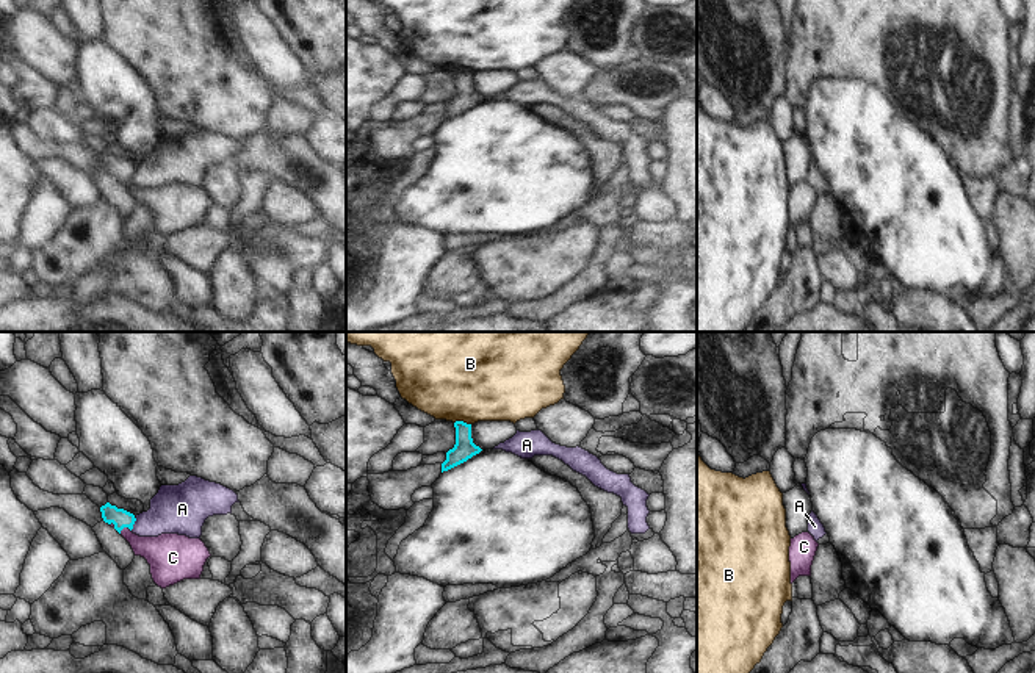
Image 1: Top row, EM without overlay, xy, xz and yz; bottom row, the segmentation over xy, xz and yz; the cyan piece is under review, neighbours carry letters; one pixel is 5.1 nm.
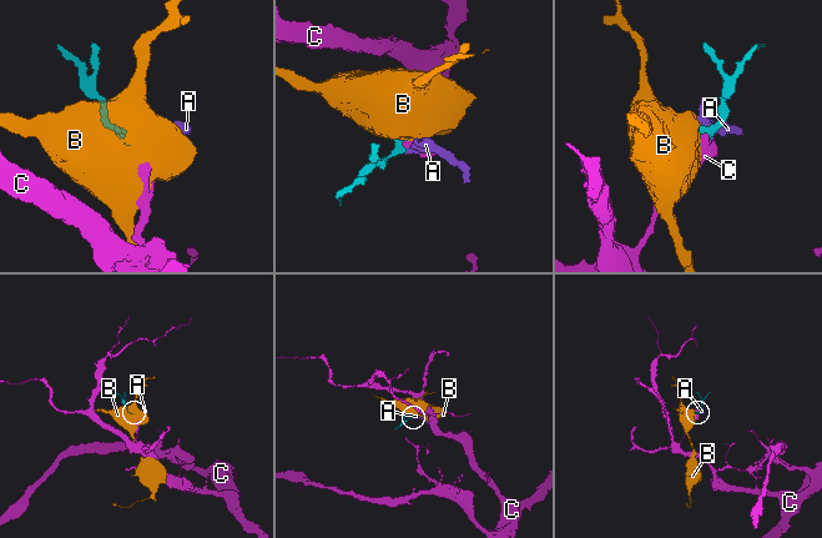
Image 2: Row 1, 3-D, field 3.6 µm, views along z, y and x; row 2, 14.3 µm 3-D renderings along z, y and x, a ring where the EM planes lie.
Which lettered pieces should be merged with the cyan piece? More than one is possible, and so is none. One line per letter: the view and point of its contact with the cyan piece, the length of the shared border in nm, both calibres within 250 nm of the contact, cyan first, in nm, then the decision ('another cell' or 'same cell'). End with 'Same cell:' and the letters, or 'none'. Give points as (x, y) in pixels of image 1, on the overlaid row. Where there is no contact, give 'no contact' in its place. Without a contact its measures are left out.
A: contact xy (133, 523); length 70 nm; calibres 100 and 260 nm; another cell
B: contact xz (462, 421); length 90 nm; calibres 110 and 500 nm; another cell
C: contact xy (124, 526); length 70 nm; calibres 100 and 190 nm; same cell
Same cell: C

